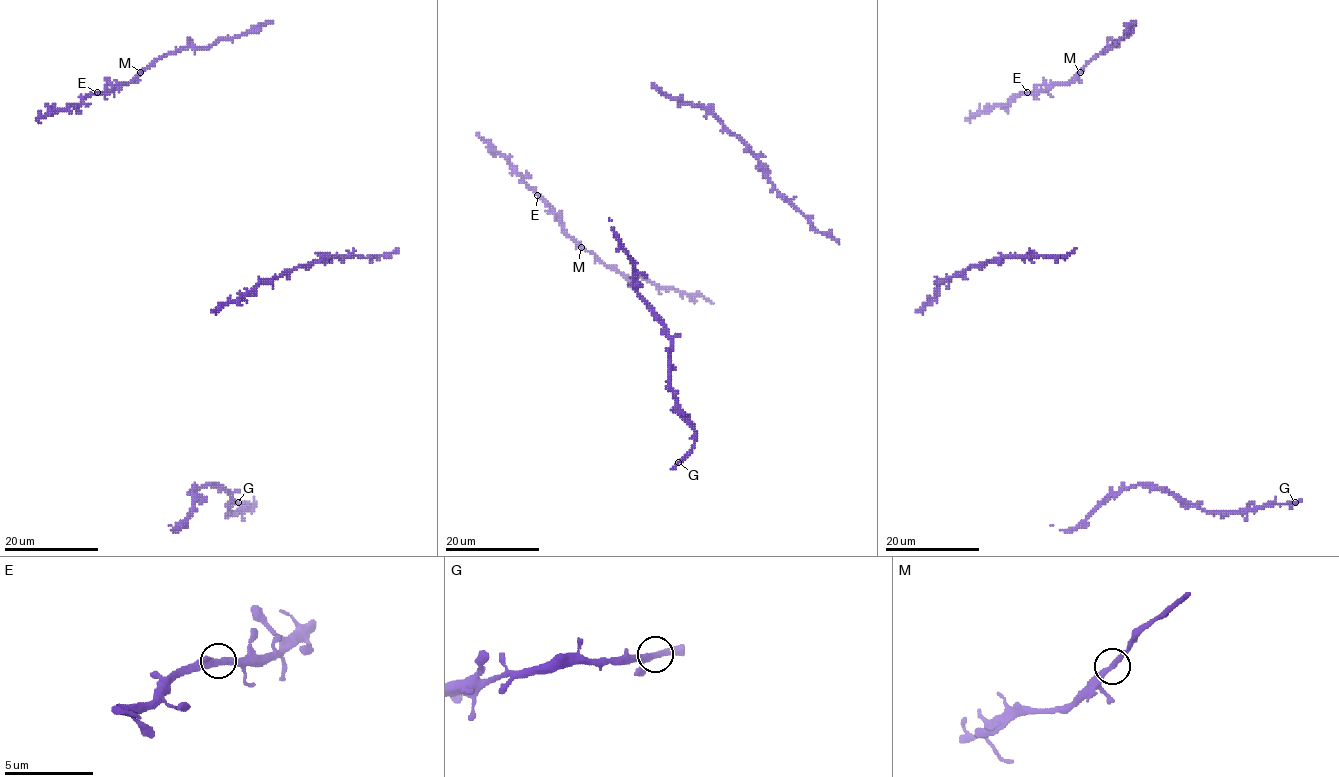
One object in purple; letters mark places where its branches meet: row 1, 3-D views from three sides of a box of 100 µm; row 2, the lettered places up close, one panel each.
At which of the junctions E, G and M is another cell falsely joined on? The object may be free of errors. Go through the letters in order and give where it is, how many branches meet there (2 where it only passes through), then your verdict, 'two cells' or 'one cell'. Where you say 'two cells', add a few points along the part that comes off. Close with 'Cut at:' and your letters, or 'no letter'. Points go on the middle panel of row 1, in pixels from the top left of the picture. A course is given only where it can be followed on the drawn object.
E: (537, 195) | 2 | one cell
G: (678, 462) | 2 | one cell
M: (581, 247) | 2 | one cell
Cut at: no letter

